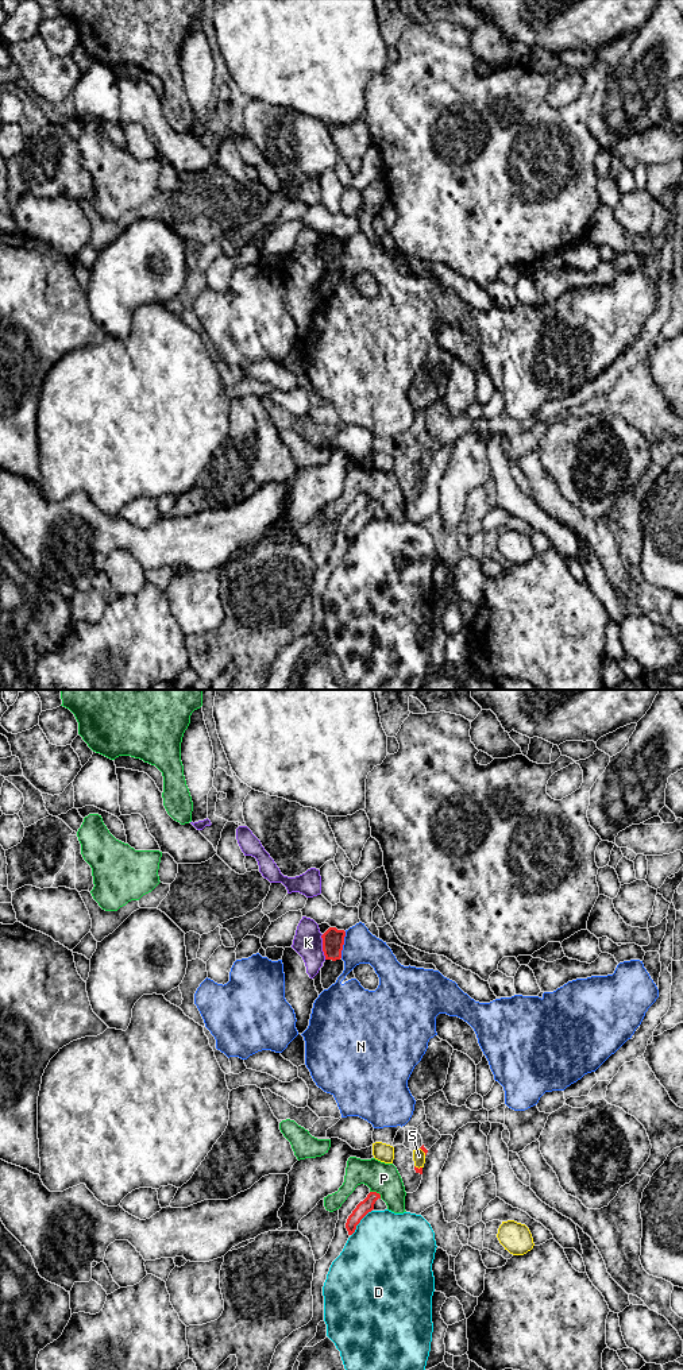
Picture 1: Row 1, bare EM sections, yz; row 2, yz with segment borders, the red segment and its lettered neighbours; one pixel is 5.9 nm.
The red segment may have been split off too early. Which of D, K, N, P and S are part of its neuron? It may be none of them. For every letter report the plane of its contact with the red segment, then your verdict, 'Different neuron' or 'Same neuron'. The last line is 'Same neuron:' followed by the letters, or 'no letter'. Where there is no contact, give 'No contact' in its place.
D: Touches red in yz. Different neuron
K: Touches red in yz. Different neuron
N: Touches red in yz. Different neuron
P: Touches red in yz. Different neuron
S: Touches red in yz. Different neuron
Same neuron: no letter

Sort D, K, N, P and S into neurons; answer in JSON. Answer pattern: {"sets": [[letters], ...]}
{"sets": [["D"], ["K"], ["N"], ["P"], ["S"]]}

